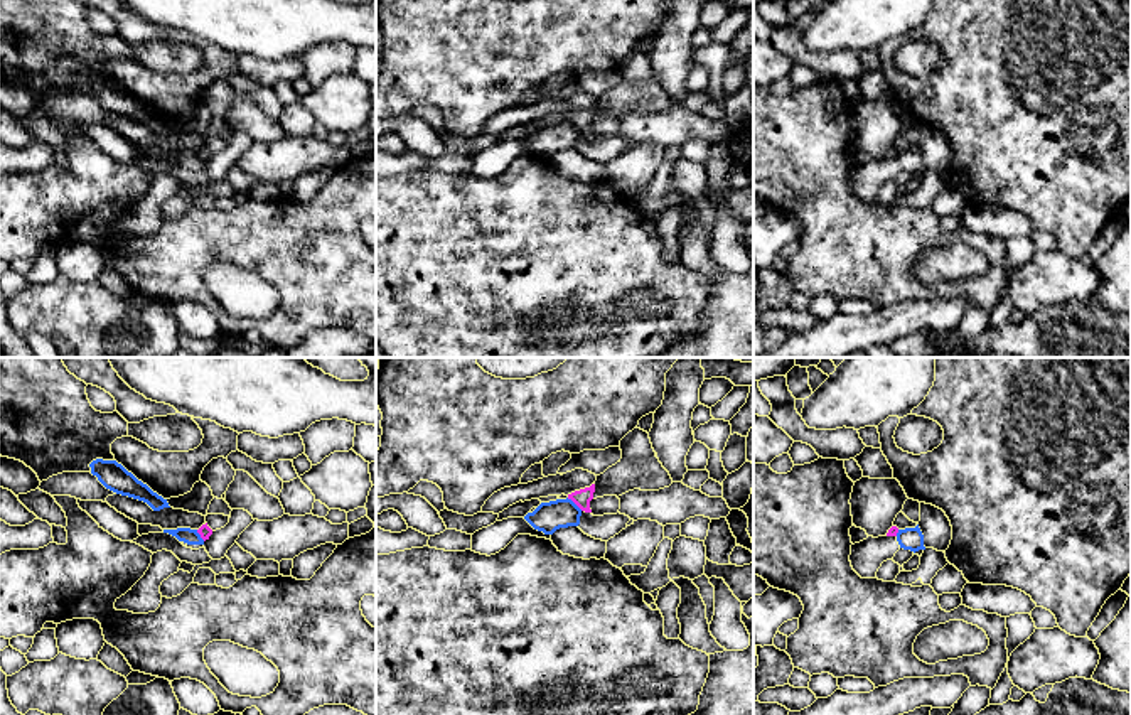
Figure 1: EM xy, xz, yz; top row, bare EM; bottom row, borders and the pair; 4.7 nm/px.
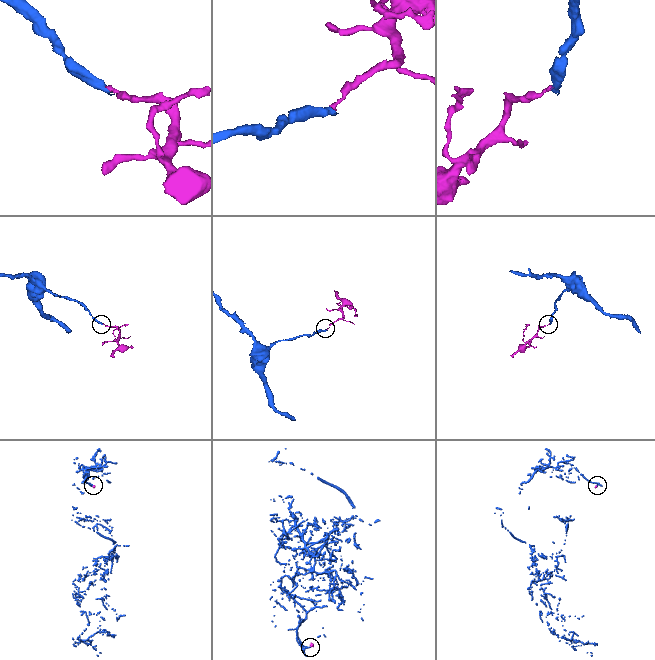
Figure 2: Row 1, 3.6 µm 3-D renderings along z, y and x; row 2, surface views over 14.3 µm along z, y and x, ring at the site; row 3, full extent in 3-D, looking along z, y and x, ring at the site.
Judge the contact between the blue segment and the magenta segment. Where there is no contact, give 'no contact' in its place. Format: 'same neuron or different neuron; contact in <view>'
different neuron; contact in xz

